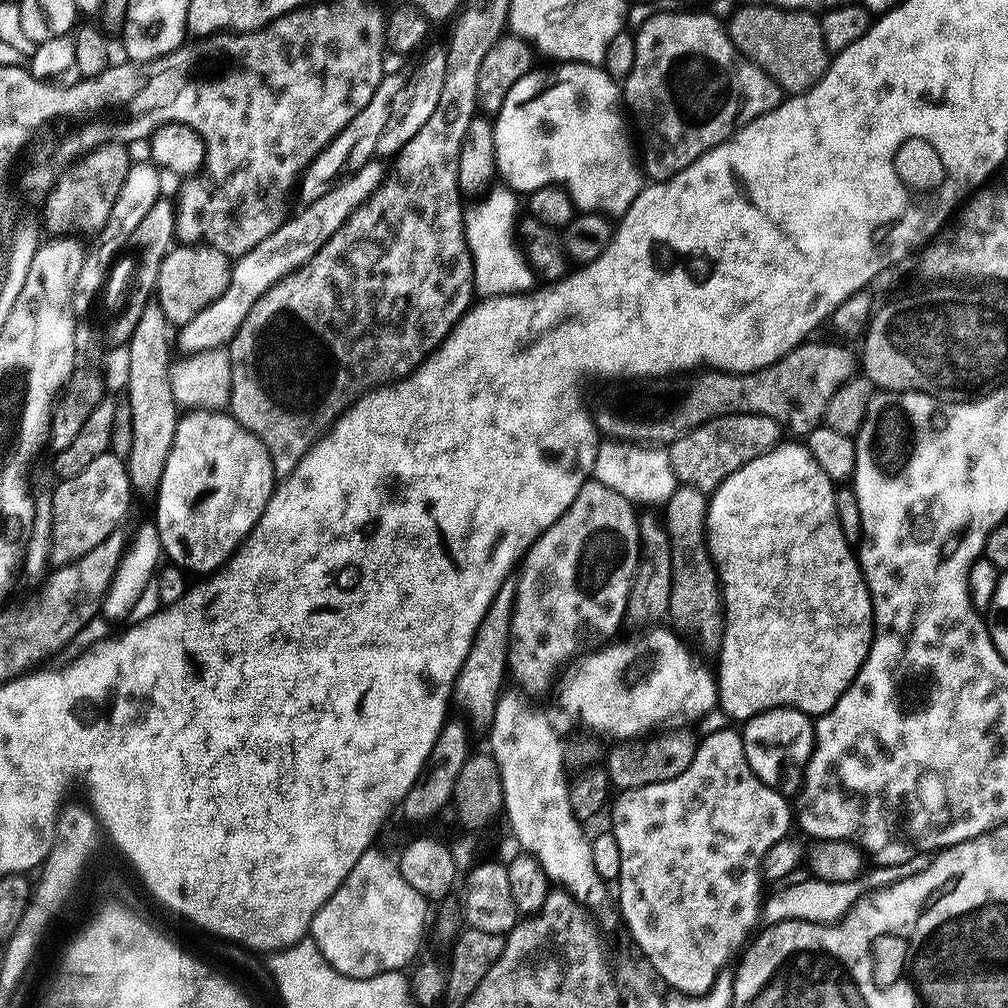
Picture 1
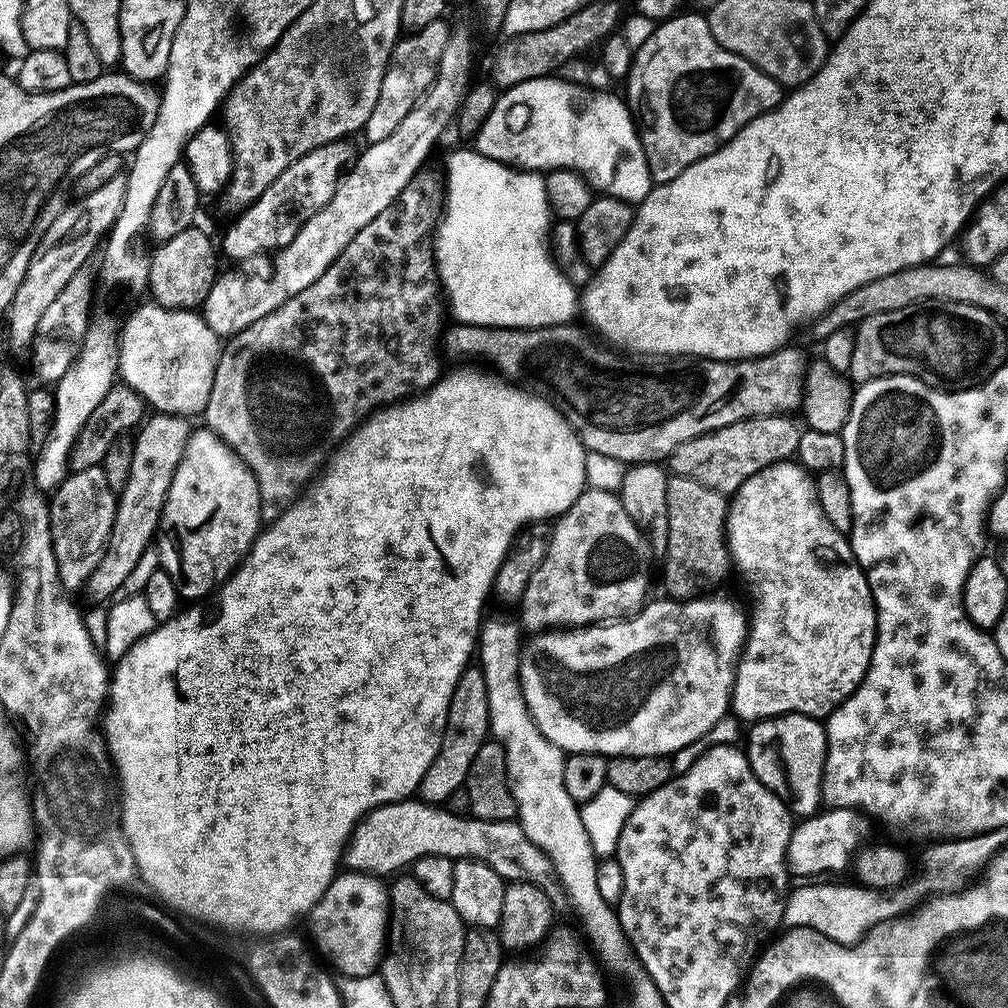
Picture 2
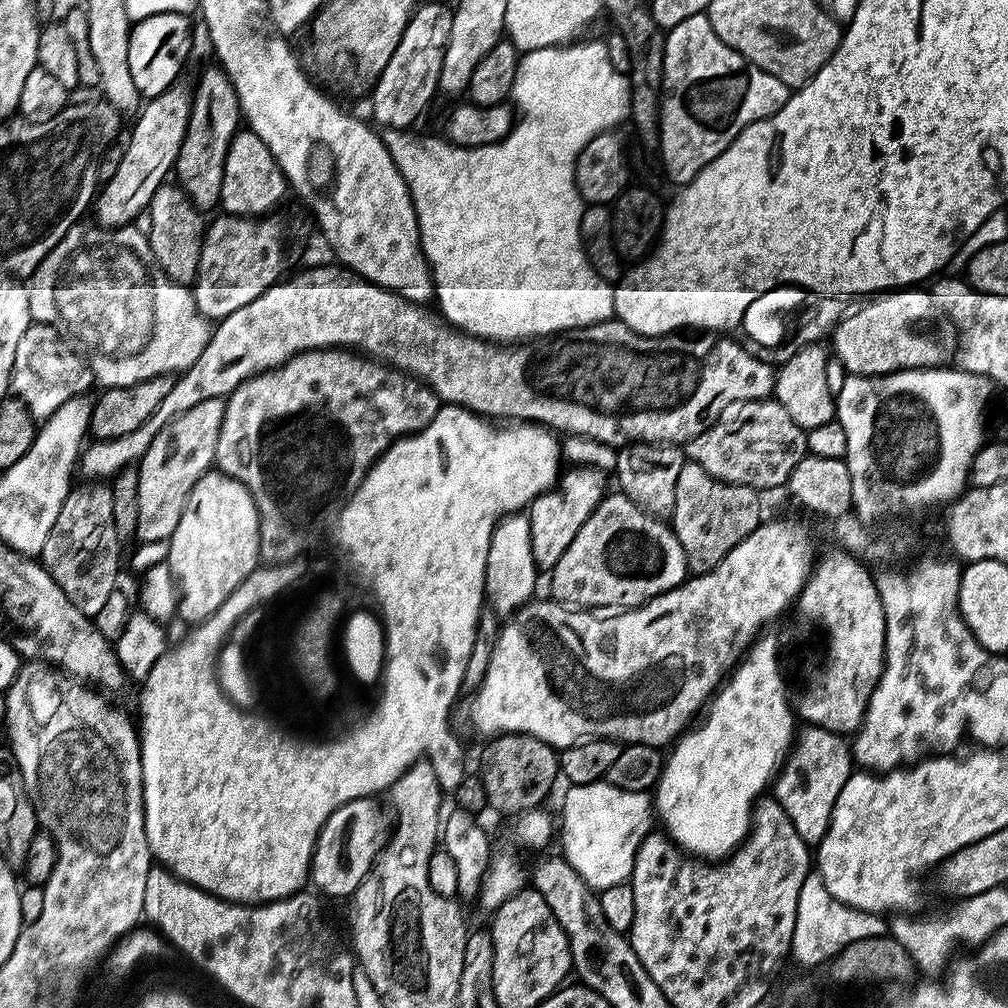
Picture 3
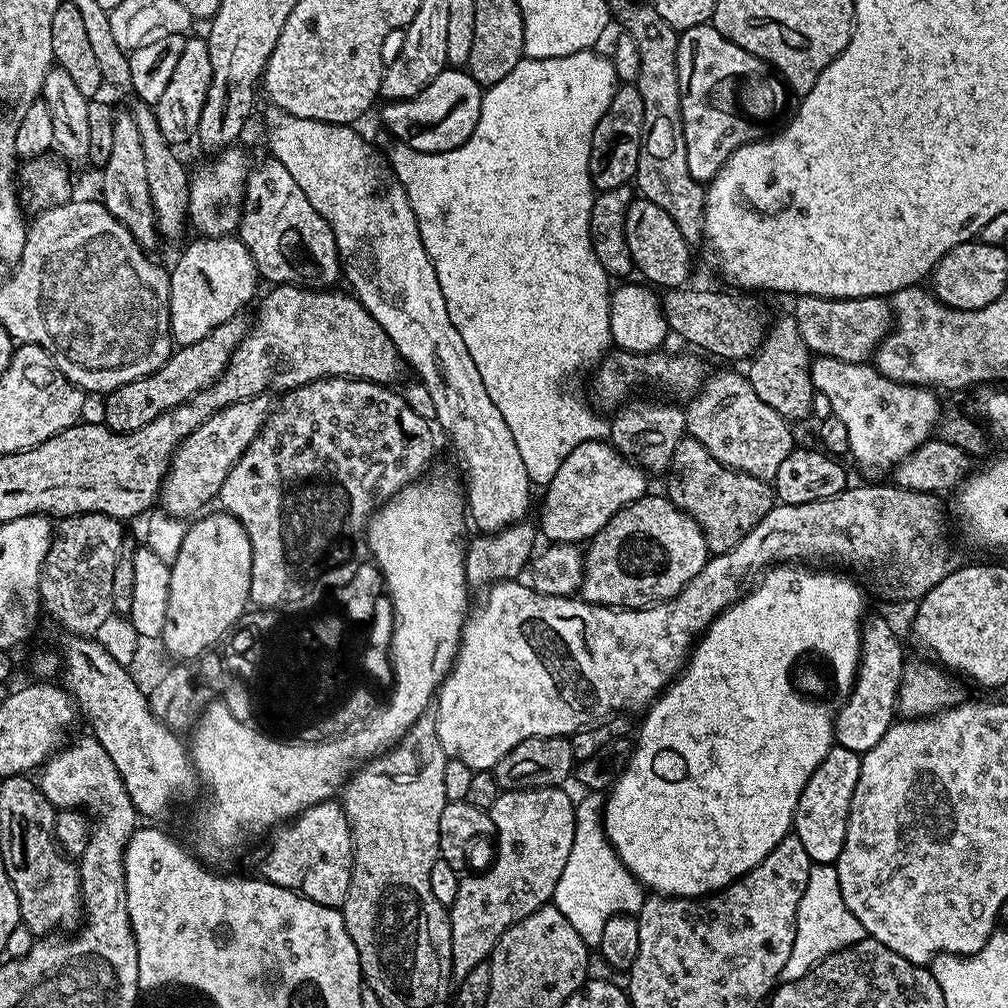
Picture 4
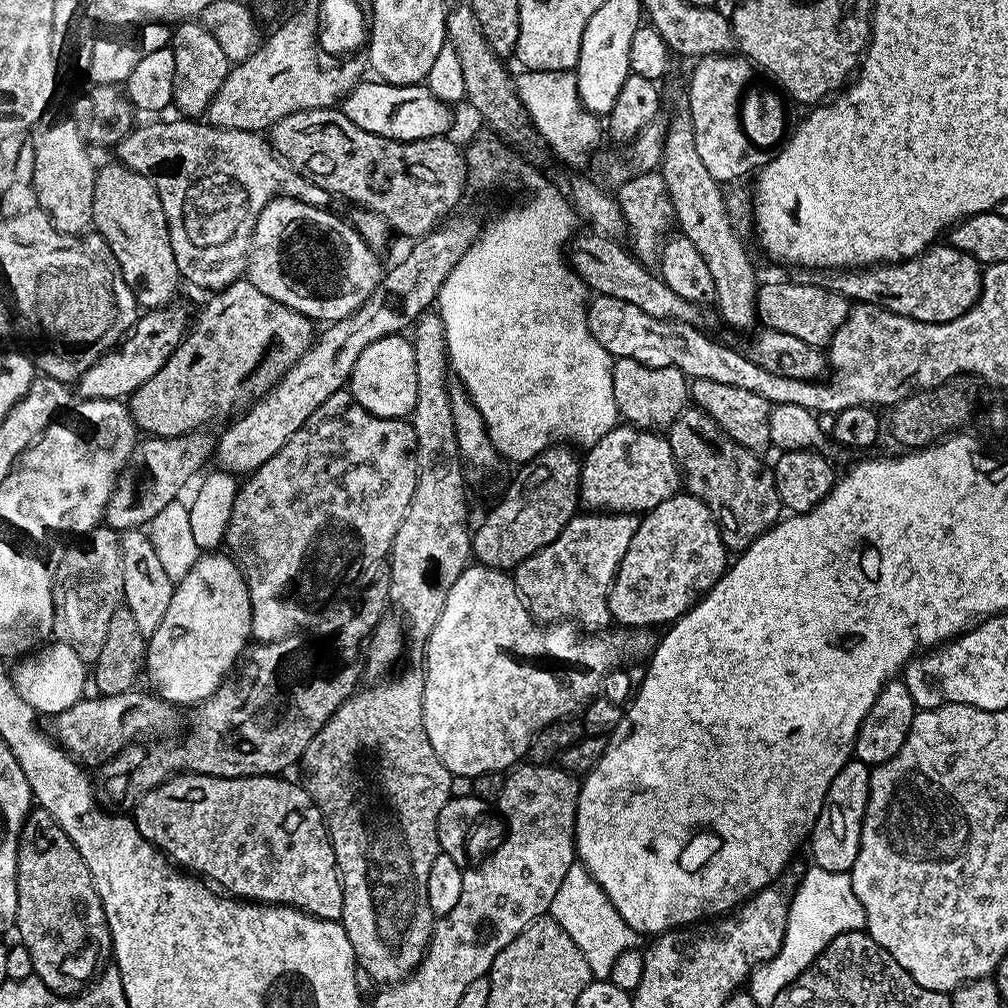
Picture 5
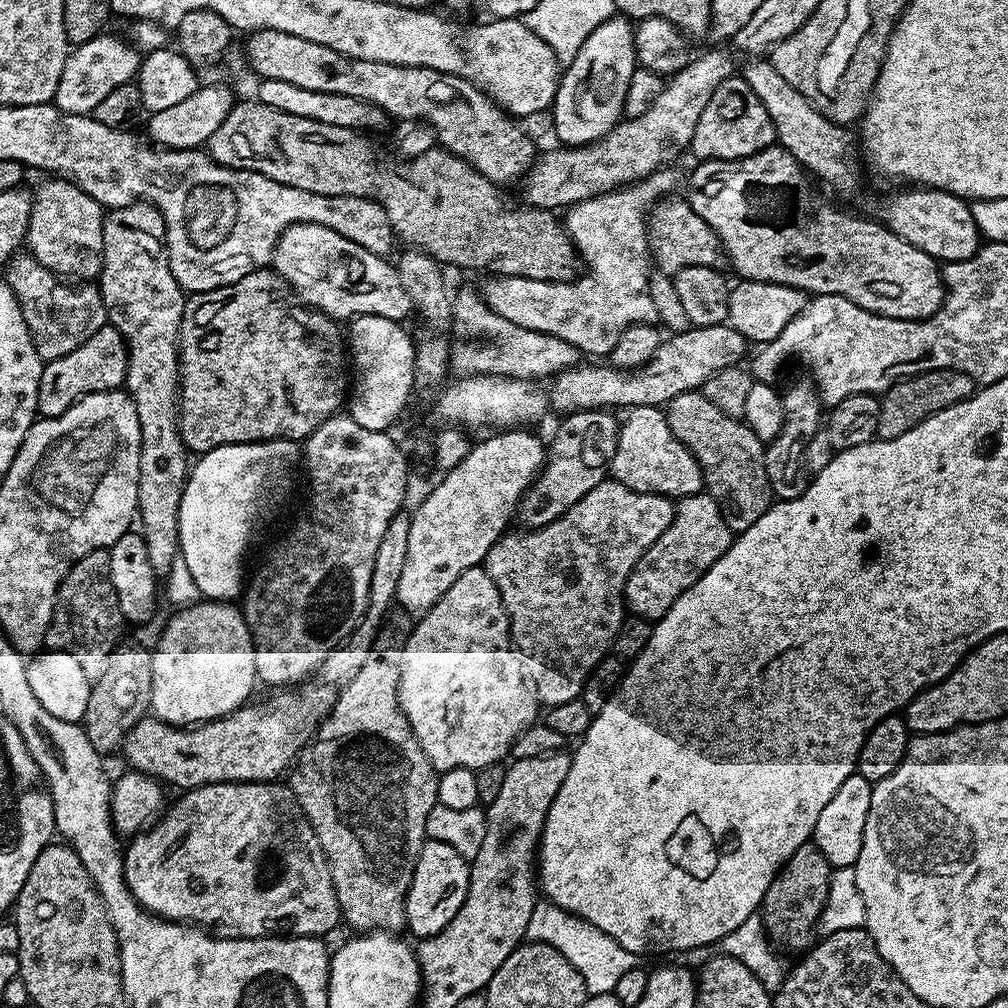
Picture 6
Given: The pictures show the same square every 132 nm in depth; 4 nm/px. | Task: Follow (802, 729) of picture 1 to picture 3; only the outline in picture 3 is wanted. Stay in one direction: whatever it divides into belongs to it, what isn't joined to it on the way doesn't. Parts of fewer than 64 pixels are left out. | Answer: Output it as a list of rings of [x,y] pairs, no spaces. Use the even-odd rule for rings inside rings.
[[[811,726],[803,730],[805,732],[800,737],[795,737],[796,749],[789,754],[784,769],[780,768],[775,777],[774,798],[780,803],[782,810],[786,810],[790,822],[794,822],[794,830],[798,830],[804,843],[815,846],[829,835],[830,825],[837,811],[836,799],[842,786],[848,782],[854,760],[851,755],[846,754],[845,745],[844,748],[840,745],[841,737],[837,733]]]

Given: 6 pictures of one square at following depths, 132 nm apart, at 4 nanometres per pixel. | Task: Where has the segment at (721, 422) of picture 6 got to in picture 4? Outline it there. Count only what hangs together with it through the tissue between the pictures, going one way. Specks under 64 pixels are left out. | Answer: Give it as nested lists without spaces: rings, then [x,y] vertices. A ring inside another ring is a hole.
[[[685,438],[678,442],[667,473],[666,495],[677,508],[683,510],[702,530],[709,553],[729,552],[766,514],[774,503],[774,488],[767,480],[759,480],[745,472],[727,468],[702,442]]]

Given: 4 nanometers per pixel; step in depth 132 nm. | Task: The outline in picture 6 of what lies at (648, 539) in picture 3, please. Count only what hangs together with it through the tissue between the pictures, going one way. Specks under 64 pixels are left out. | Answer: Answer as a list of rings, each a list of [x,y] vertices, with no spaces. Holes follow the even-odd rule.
[[[707,491],[693,496],[682,496],[675,501],[676,517],[672,519],[662,538],[642,554],[624,587],[624,602],[629,613],[658,621],[678,602],[678,598],[732,545],[734,533],[724,521],[720,503]]]

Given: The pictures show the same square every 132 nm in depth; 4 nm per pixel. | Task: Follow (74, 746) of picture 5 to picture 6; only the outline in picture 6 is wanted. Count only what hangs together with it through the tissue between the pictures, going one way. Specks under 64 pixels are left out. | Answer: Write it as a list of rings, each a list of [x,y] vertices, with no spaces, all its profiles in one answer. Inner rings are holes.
[[[293,687],[265,704],[249,702],[229,716],[224,716],[221,720],[210,720],[207,724],[177,726],[148,714],[129,730],[123,740],[122,753],[124,752],[125,758],[128,759],[127,767],[137,772],[145,772],[147,776],[155,776],[165,785],[173,784],[174,787],[180,788],[176,790],[201,788],[207,784],[266,784],[279,781],[280,775],[283,772],[285,775],[291,769],[297,756],[320,729],[321,722],[328,717],[334,703],[331,687],[304,687]]]

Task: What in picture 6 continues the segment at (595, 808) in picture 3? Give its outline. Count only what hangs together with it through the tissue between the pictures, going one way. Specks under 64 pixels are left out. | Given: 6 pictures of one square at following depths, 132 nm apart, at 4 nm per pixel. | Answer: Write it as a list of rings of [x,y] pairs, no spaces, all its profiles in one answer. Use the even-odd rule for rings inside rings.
[[[551,902],[537,903],[534,914],[530,916],[530,926],[526,928],[526,937],[533,944],[549,944],[554,946],[582,974],[584,985],[593,996],[603,992],[615,993],[618,978],[626,974],[626,970],[634,970],[638,966],[637,953],[626,950],[610,934],[606,934],[580,916],[567,912]]]

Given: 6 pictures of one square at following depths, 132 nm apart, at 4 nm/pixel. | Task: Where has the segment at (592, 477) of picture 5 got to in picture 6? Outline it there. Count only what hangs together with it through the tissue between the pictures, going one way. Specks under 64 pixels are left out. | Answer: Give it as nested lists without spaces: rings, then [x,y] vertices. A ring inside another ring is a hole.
[[[629,407],[628,417],[620,424],[618,446],[610,465],[611,479],[630,486],[635,492],[657,492],[679,498],[705,491],[704,472],[694,454],[670,430],[667,415],[659,407]]]

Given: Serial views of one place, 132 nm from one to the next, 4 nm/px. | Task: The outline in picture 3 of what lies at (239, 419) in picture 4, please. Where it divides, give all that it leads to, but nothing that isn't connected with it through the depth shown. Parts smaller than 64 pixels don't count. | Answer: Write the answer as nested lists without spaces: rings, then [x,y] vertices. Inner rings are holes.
[[[211,402],[194,406],[176,416],[154,436],[149,449],[138,461],[138,502],[142,502],[142,518],[138,518],[135,539],[140,544],[167,541],[178,526],[178,518],[188,501],[188,492],[196,479],[213,467],[216,443],[220,433],[220,417],[224,404]]]

